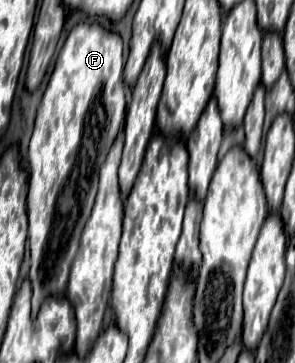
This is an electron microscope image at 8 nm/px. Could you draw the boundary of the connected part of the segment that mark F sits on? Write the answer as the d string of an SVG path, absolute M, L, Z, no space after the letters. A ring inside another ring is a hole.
M78 24L68 34L48 88L36 114L34 134L28 146L28 246L32 256L30 282L32 282L32 316L38 316L42 302L48 296L64 296L70 276L70 266L80 246L84 224L90 218L96 192L98 192L98 170L104 164L118 132L124 128L126 118L126 92L122 82L122 38L120 34L104 30L100 24Z

